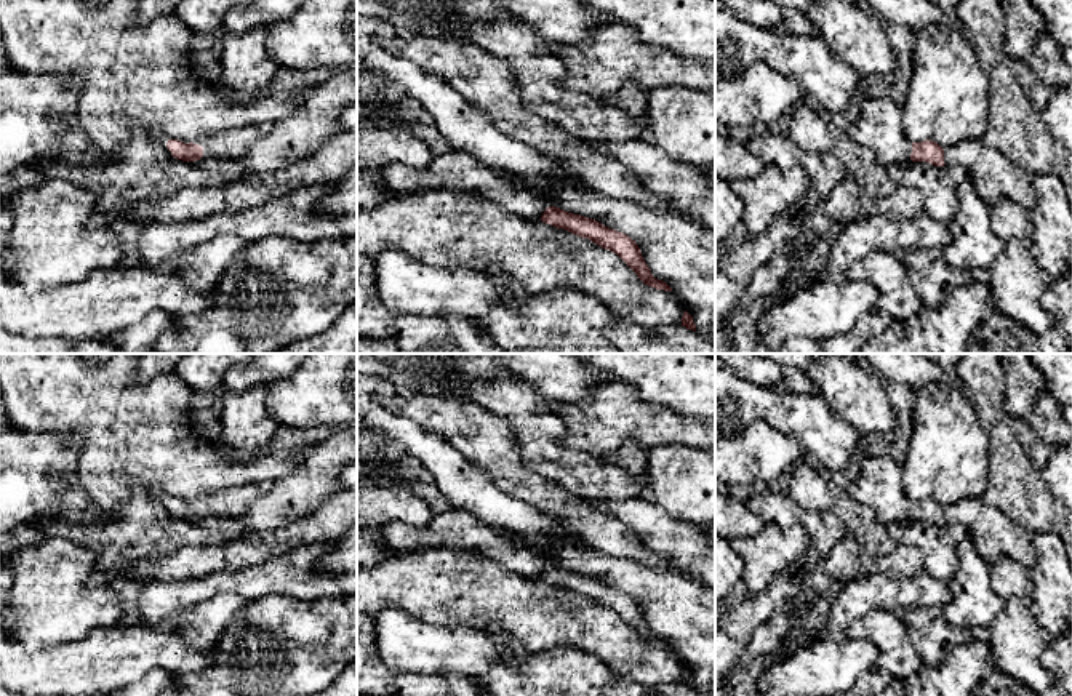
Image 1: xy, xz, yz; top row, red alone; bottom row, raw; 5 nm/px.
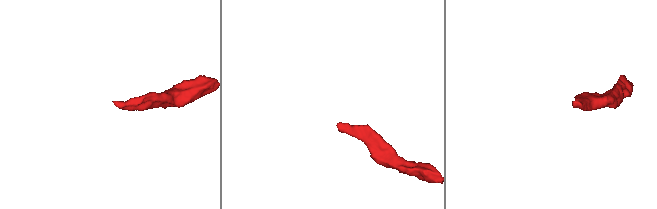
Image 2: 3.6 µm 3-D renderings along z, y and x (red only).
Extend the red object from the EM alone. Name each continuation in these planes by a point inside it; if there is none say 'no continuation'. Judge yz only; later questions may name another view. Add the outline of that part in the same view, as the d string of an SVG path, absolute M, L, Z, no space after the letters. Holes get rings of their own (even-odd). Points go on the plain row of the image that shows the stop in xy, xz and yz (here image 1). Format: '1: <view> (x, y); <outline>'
1: yz (879, 485); M861 458L859 474L846 490L854 501L870 507L885 526L910 520L912 499L902 490L901 464L891 458Z

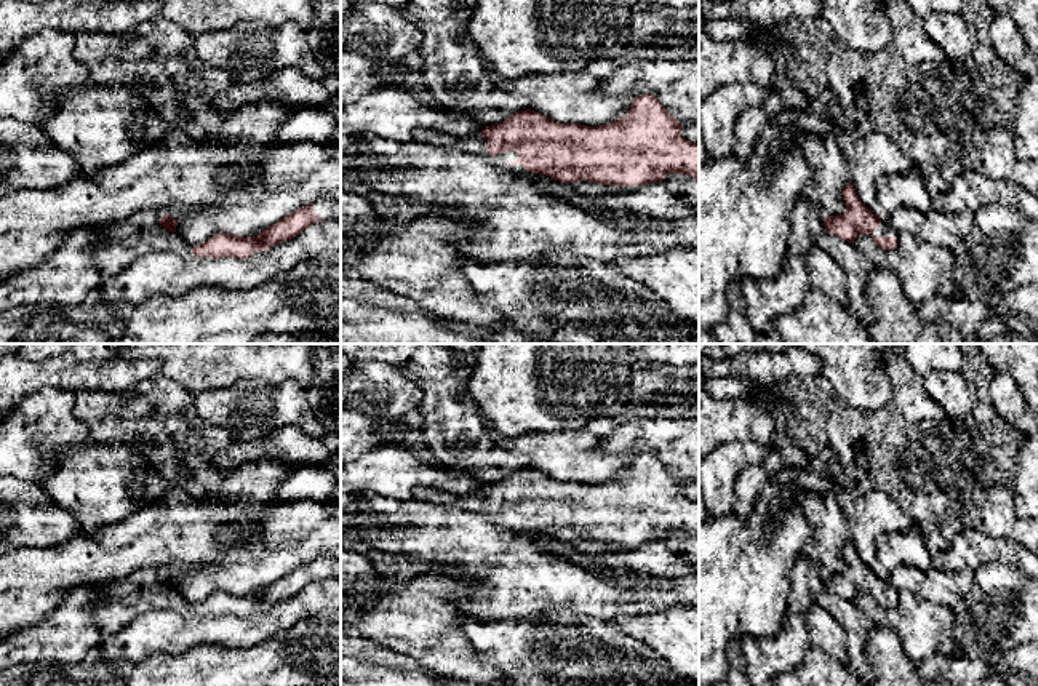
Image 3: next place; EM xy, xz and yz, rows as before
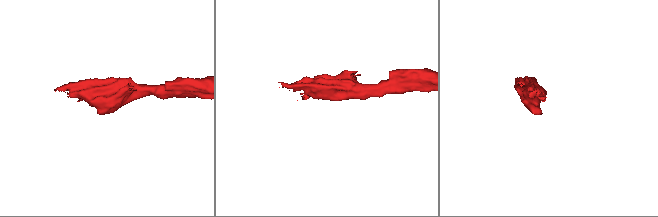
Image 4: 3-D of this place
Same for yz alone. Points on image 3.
1: yz (885, 587); M884 576L881 577L878 587L872 592L872 595L896 595L897 596L897 588L889 584Z

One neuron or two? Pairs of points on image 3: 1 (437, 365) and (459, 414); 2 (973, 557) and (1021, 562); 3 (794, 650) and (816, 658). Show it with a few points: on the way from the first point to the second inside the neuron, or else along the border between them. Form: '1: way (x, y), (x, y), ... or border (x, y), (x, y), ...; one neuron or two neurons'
1: way (439, 378), (447, 402); one neuron
2: way (984, 554), (1010, 554); one neuron
3: border (810, 645), (803, 658), (792, 669); two neurons

